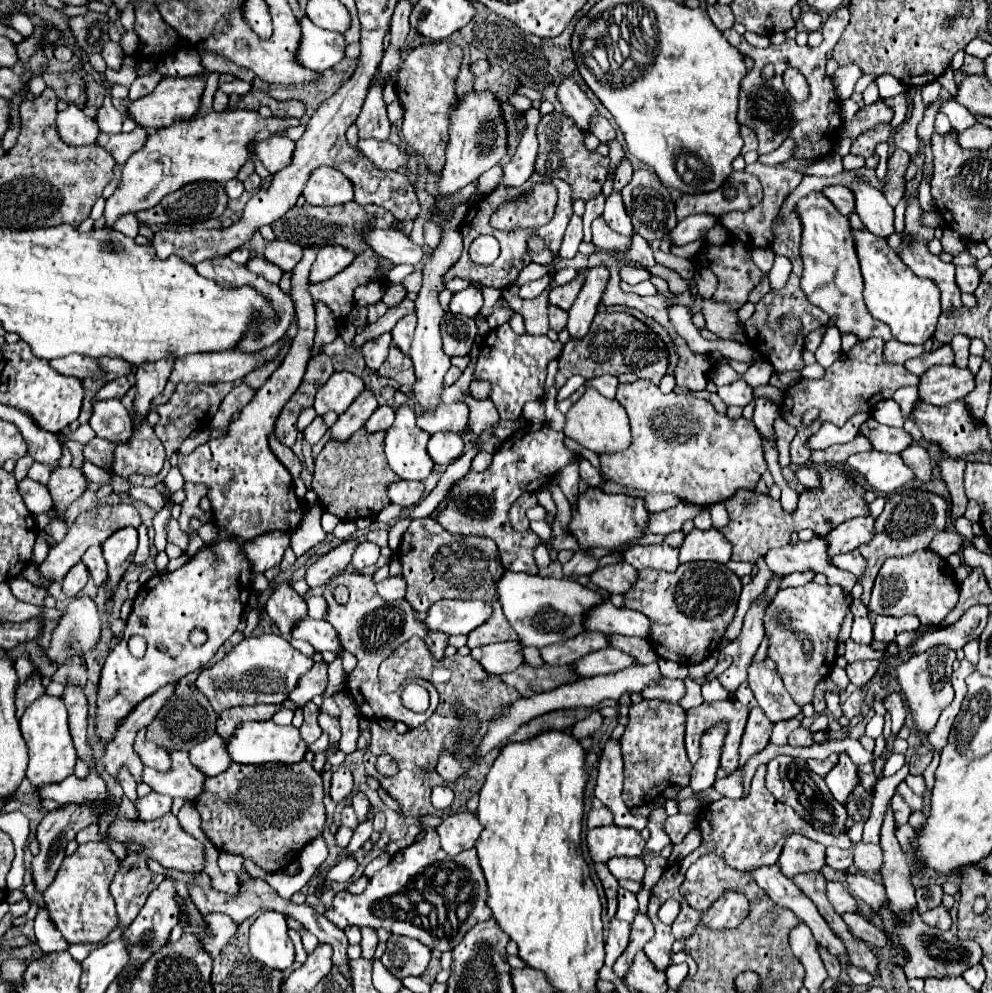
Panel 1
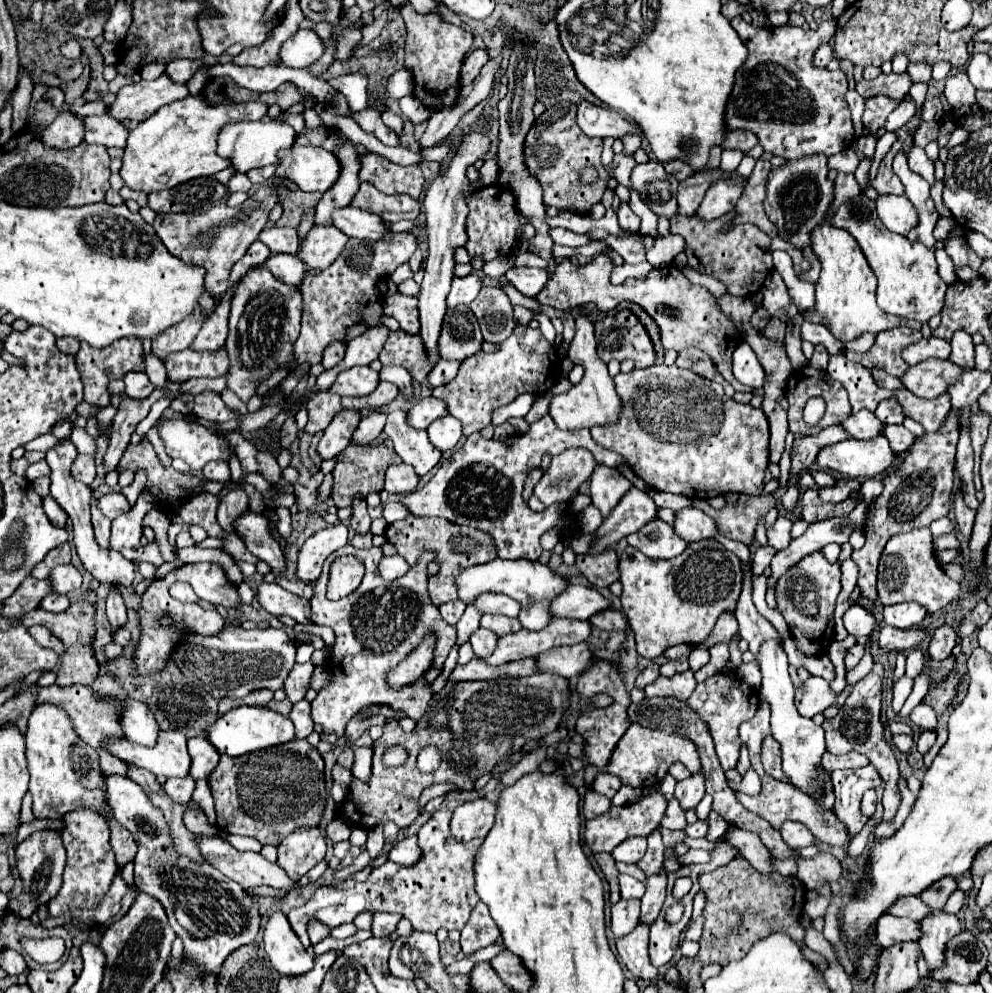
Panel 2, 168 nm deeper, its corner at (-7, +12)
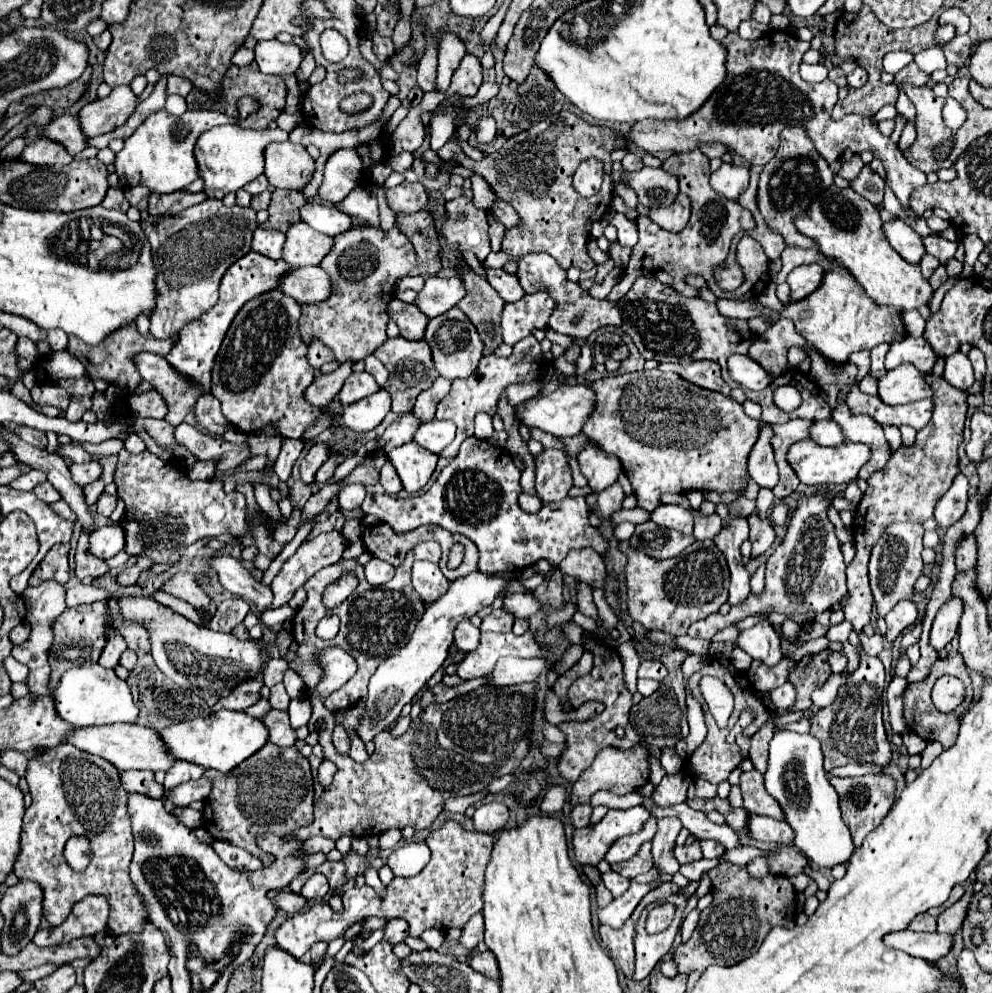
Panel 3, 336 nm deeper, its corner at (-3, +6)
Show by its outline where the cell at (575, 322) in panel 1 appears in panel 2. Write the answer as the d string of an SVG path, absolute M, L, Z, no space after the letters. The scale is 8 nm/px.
M585 314L577 316L577 332L575 332L575 338L569 348L569 358L581 358L581 366L585 368L585 374L579 384L575 384L567 392L555 394L551 398L549 416L555 420L555 424L561 430L579 430L579 428L593 428L597 424L617 422L619 412L621 412L621 398L615 394L613 380L607 372L607 364L599 362L597 342L593 338L593 324Z

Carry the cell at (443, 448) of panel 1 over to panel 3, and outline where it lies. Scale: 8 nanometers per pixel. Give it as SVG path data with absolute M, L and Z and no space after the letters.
M431 420L419 426L415 432L415 442L435 454L439 454L445 446L449 446L455 438L455 424L451 420Z

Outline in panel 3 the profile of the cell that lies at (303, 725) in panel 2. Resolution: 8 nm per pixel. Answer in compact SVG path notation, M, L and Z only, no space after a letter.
M271 710L263 718L263 722L269 728L269 742L273 742L275 746L287 748L297 742L297 734L295 734L295 728L291 728L291 724L289 724L287 710Z

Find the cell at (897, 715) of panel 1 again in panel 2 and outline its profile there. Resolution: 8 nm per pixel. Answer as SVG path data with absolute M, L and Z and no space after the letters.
M917 646L915 650L909 652L907 656L907 676L909 678L915 678L921 670L923 670L923 664L925 664L925 650L921 646Z

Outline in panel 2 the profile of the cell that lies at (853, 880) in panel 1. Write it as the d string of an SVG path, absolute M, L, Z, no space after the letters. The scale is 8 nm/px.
M907 896L907 898L899 898L891 906L889 912L893 916L905 916L905 918L911 918L915 922L921 922L927 914L931 914L931 908L927 904L923 904L919 896Z

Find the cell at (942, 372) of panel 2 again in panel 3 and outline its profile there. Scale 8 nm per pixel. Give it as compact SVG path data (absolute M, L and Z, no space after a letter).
M901 364L899 368L889 370L887 376L879 378L879 398L891 406L917 402L931 396L933 390L927 384L925 374L913 364Z

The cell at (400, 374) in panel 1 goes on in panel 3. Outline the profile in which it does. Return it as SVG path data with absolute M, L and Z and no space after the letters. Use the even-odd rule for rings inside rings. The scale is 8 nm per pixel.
M401 336L399 338L389 338L387 342L383 342L375 350L373 356L379 358L385 364L385 368L391 372L391 384L389 384L387 392L391 394L391 400L393 400L393 408L391 410L395 414L403 414L403 412L413 410L417 394L427 390L433 384L433 378L437 378L437 372L435 372L433 364L431 364L431 350L429 350L429 344L425 340L411 342L411 340L405 340ZM417 368L423 368L423 372L419 374ZM415 378L419 378L419 380L415 380Z

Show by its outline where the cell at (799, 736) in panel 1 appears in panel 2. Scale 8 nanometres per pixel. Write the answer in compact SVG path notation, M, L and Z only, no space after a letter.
M763 642L763 646L759 648L759 654L755 654L755 658L759 660L761 674L763 674L761 696L771 706L771 734L781 744L783 774L787 776L787 782L791 786L795 786L803 794L811 796L817 804L821 804L821 798L825 794L825 782L819 780L819 770L823 770L821 756L827 750L825 738L823 738L823 728L817 726L811 718L803 718L793 704L795 688L793 688L789 672L787 672L787 654L785 654L783 646L779 646L779 642Z

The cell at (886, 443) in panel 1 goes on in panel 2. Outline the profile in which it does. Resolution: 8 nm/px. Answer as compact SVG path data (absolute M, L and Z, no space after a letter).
M861 410L861 412L851 414L841 426L855 440L869 440L869 438L873 438L873 436L877 436L881 432L883 422L873 412Z

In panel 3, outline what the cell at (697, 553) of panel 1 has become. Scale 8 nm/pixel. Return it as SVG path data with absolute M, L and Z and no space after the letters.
M659 504L651 512L651 520L663 528L679 530L687 536L693 534L693 514L679 504Z

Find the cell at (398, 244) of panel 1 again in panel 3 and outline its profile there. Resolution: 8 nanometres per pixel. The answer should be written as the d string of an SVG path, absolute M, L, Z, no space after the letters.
M307 202L301 208L301 220L331 238L353 228L353 218L349 214L321 202Z

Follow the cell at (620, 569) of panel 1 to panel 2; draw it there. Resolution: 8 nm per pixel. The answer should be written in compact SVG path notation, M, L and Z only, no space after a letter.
M607 548L599 554L587 554L577 556L575 566L581 570L581 574L589 580L591 586L601 588L609 586L615 580L619 580L619 568L617 568L617 554L613 548Z

